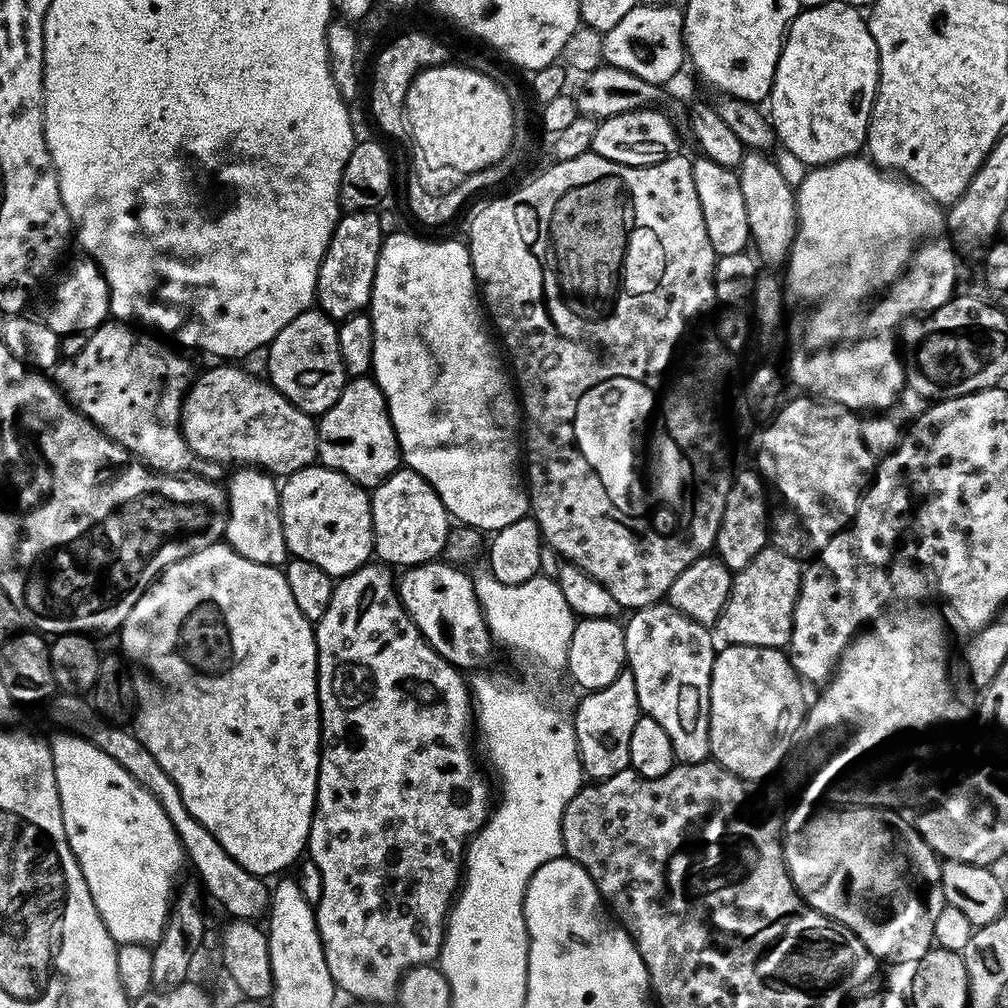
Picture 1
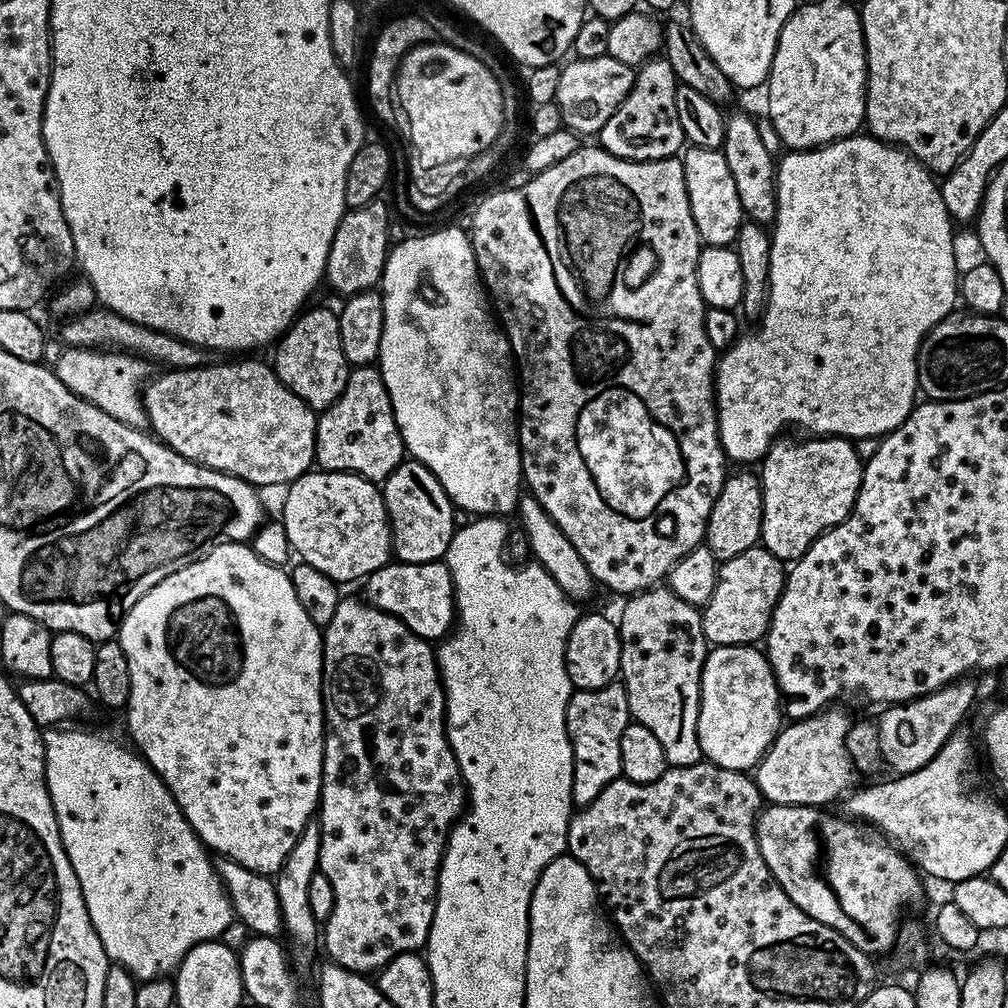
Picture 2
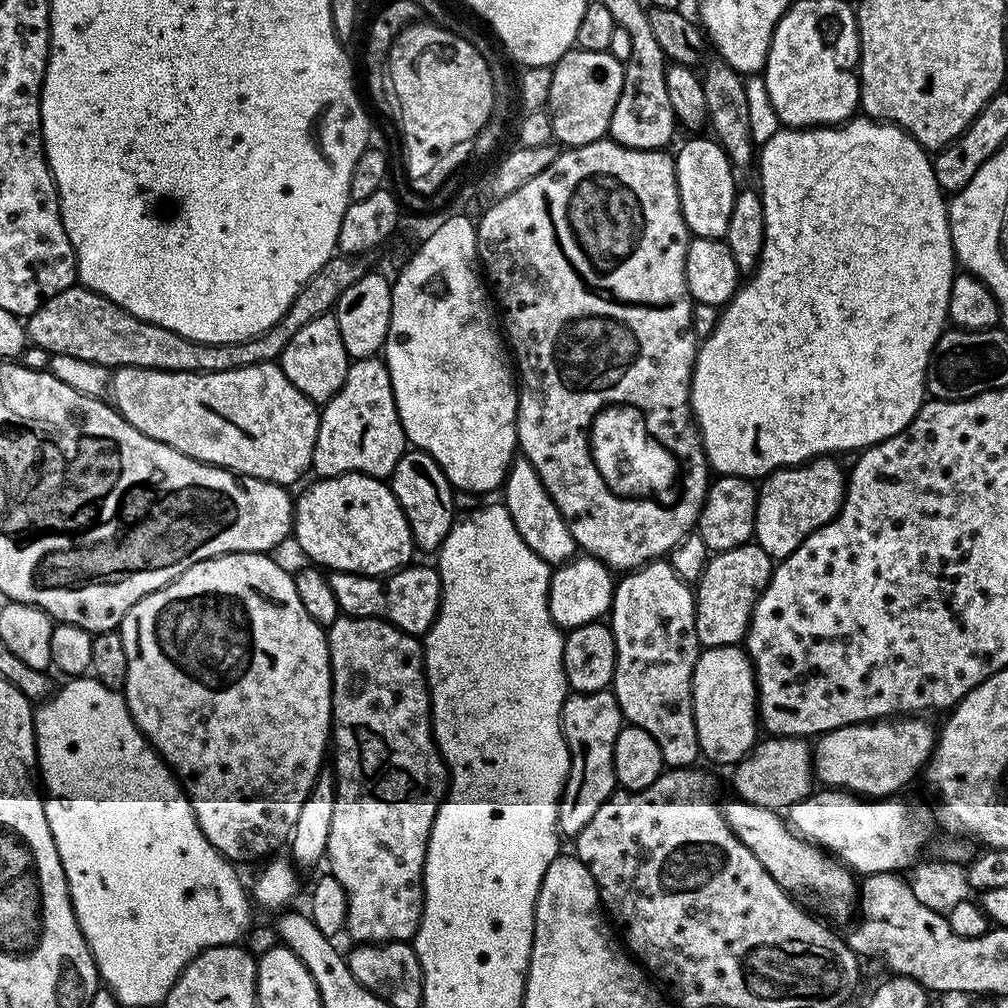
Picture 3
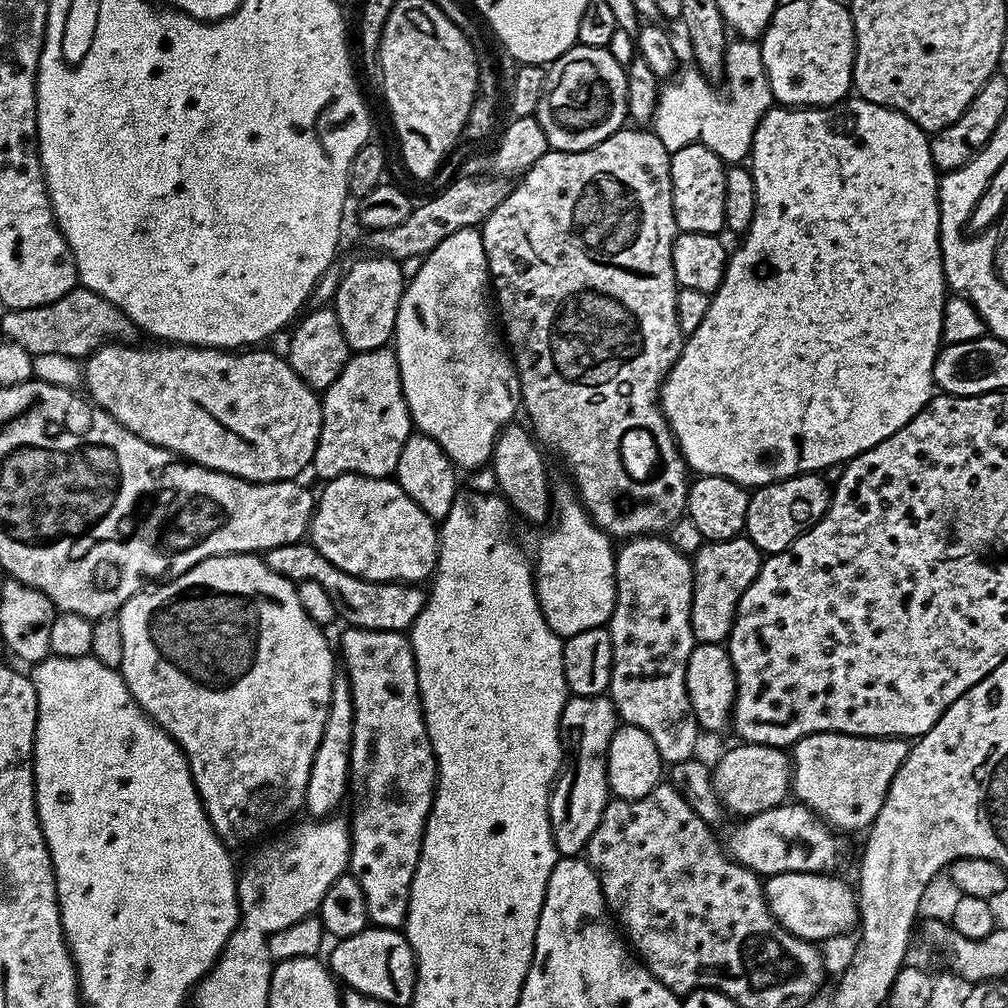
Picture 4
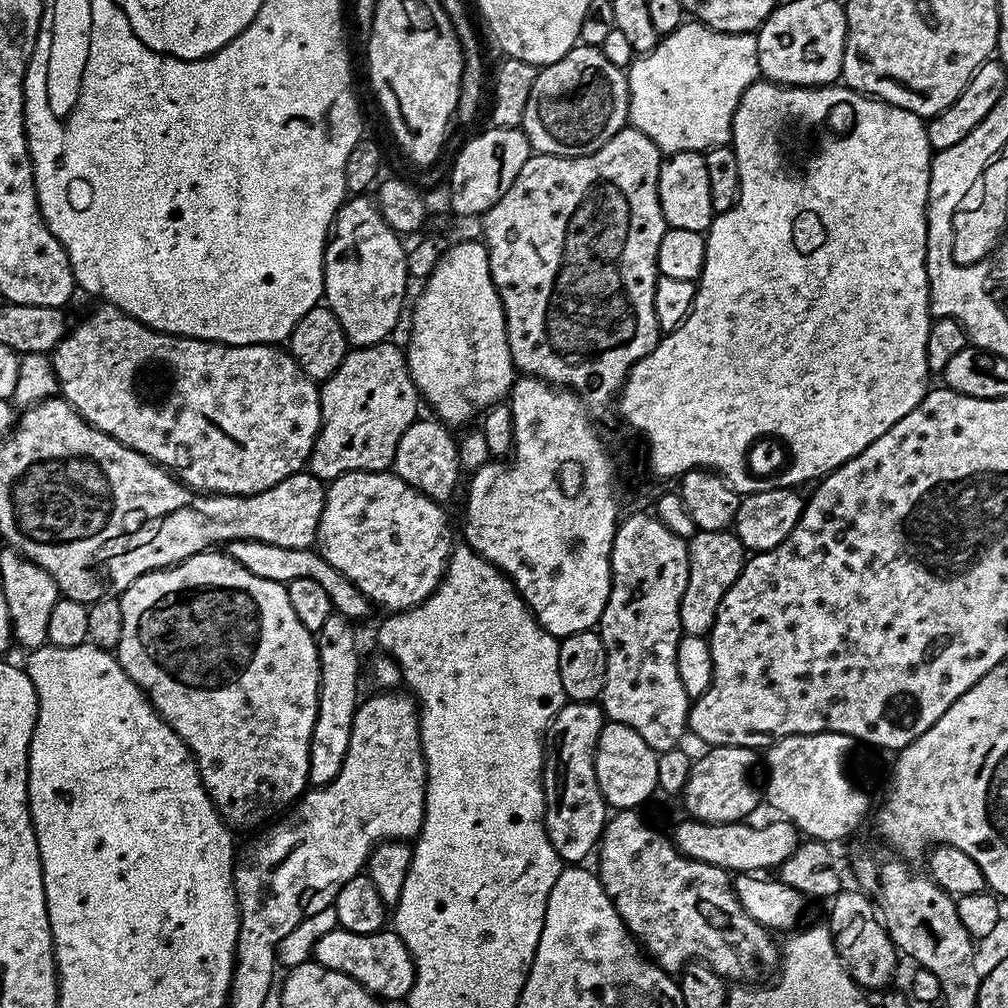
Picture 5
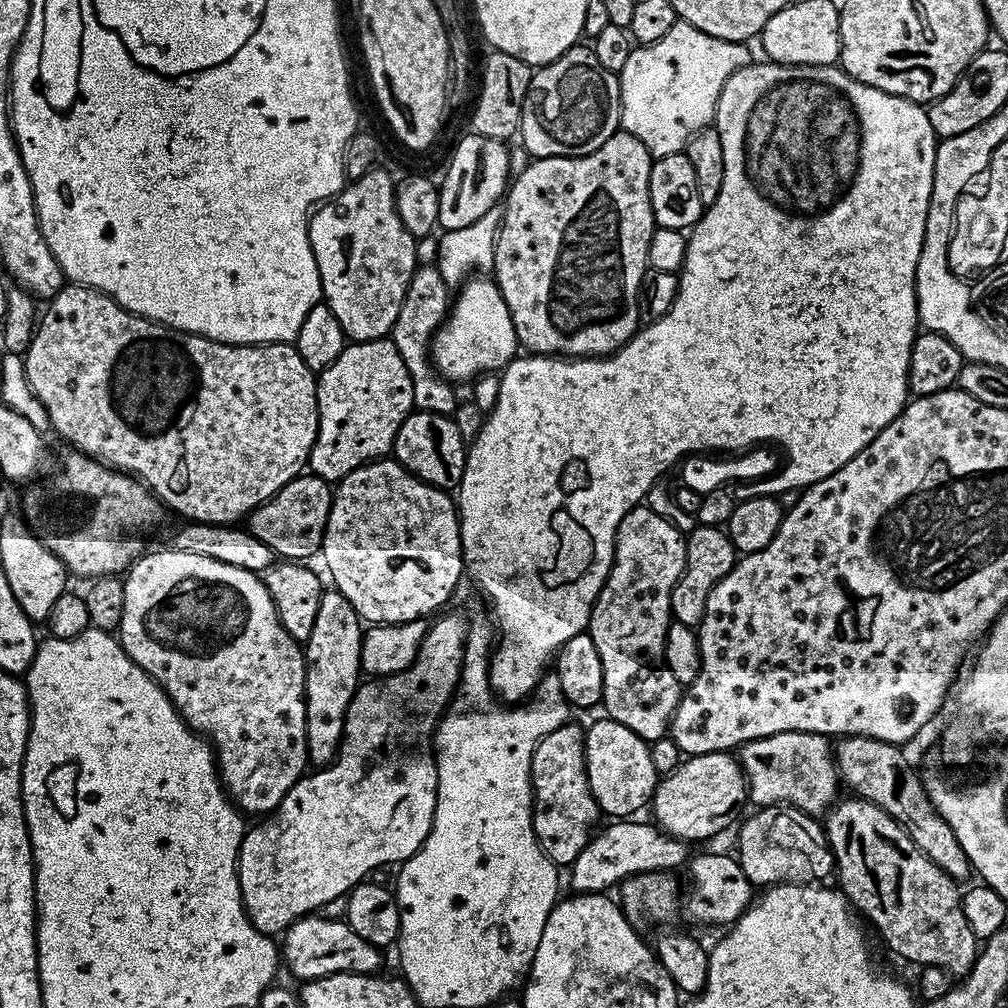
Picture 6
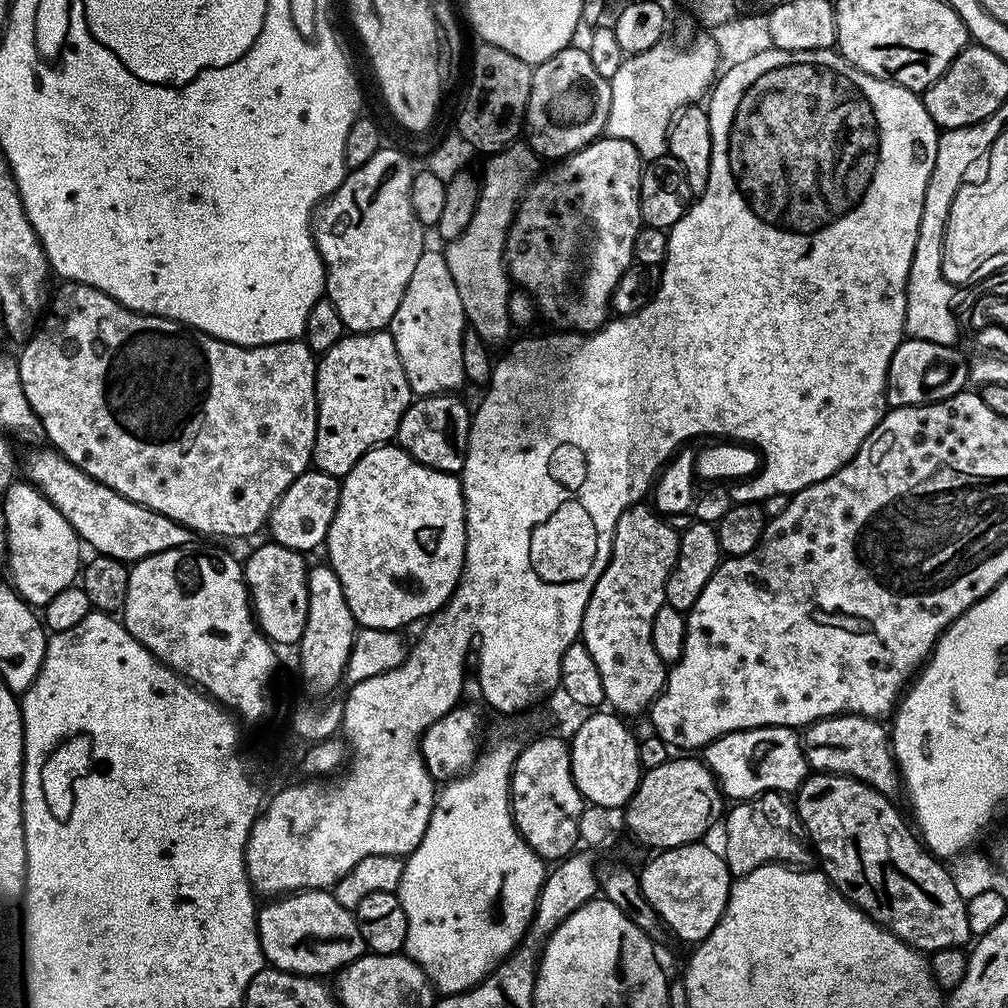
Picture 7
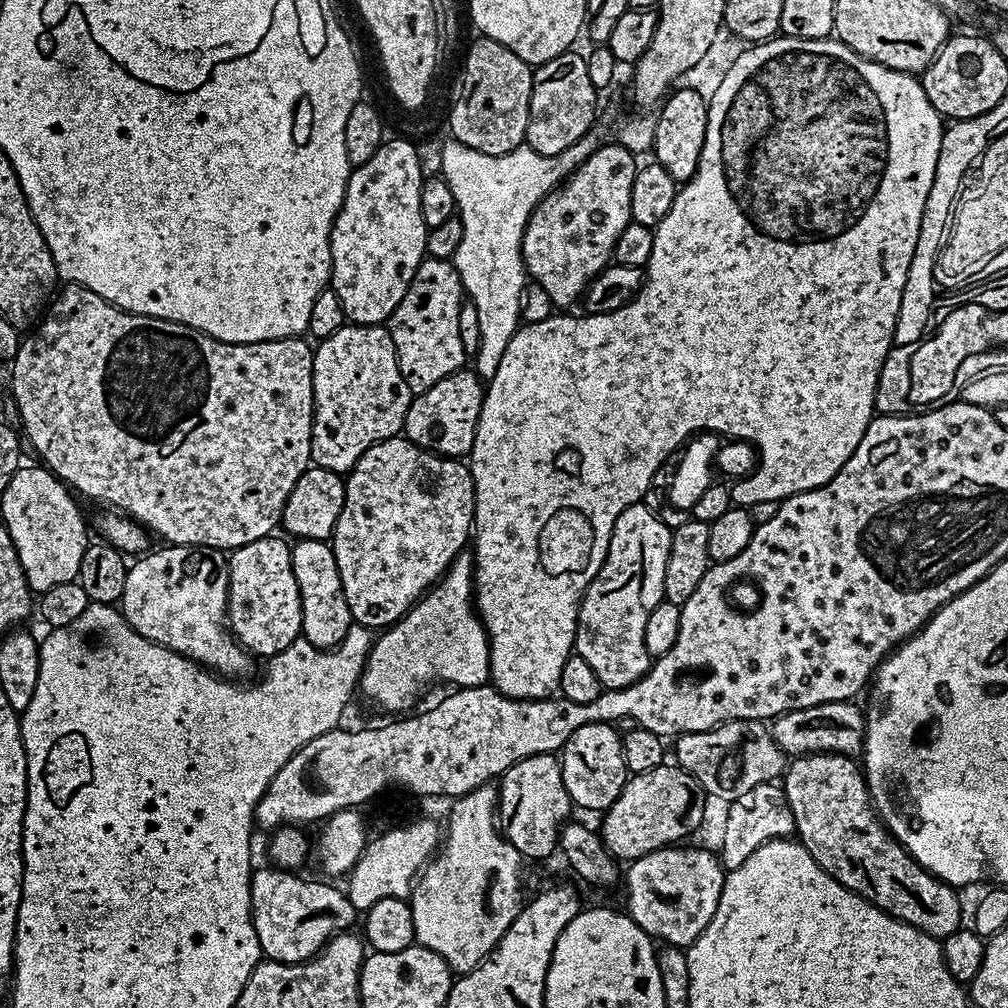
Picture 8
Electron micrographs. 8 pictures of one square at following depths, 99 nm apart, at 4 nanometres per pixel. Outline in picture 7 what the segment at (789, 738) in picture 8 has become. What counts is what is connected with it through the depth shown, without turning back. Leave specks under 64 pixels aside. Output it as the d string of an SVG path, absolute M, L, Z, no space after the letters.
M828 716L825 720L815 720L812 724L807 725L802 732L802 743L804 745L804 756L808 759L809 769L815 770L816 772L833 772L839 776L849 776L858 782L862 782L866 786L870 786L874 790L878 790L883 796L889 798L895 797L895 792L899 793L902 788L900 770L896 766L896 759L892 757L892 741L890 739L889 729L885 727L885 725L883 728L880 724L883 723L874 716Z

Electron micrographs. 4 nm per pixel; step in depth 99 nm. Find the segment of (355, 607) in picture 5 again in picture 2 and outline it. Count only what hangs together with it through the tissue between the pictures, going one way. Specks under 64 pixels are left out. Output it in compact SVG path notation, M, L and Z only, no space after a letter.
M438 560L417 564L389 562L369 574L362 587L364 587L362 596L367 603L398 617L411 632L426 641L444 640L457 619L451 572L444 562Z

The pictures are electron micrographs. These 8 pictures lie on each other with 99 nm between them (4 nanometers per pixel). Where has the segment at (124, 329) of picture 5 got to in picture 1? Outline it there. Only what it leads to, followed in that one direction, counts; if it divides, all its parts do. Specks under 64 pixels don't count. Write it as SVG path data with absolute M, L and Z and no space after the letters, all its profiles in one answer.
M232 362L217 365L201 376L199 373L184 396L180 429L192 453L221 466L251 466L280 478L309 467L318 456L317 421L294 406L267 379L259 380Z

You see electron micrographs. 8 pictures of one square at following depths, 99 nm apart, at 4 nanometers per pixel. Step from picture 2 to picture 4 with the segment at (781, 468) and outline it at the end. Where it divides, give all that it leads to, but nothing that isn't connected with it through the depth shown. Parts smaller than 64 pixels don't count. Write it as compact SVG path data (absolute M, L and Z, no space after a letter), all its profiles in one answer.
M805 474L803 476L791 476L790 478L786 478L785 480L779 480L778 482L774 482L773 484L764 484L762 487L755 489L748 497L748 509L746 510L746 526L744 527L744 532L746 533L749 540L754 542L754 546L758 546L760 548L761 553L771 554L774 552L781 552L782 550L786 550L789 548L797 538L801 536L808 528L814 527L818 521L823 518L826 514L826 510L828 509L828 501L830 499L830 484L827 484L826 481L823 480L823 475L820 474Z

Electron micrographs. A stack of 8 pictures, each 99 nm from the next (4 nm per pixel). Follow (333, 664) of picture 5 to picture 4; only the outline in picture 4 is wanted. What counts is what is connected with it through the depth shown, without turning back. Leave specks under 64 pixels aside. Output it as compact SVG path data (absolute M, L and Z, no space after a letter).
M337 674L332 678L330 706L326 714L326 726L322 730L322 740L318 750L314 750L314 762L310 766L310 782L306 782L303 811L312 818L327 818L337 811L336 808L344 795L350 792L350 750L354 734L354 706L348 685L348 677Z

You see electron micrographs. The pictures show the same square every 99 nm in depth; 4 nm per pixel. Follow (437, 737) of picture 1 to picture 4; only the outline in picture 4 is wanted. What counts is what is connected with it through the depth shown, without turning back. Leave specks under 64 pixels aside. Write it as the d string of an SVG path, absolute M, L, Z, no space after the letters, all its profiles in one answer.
M351 626L343 629L340 636L340 648L338 644L338 656L344 659L342 664L343 675L348 677L352 705L354 706L354 734L352 735L352 749L350 750L350 788L356 792L356 813L350 816L350 835L352 849L348 855L347 871L356 879L358 886L362 886L362 894L366 894L366 910L368 919L378 928L403 929L404 920L408 916L408 903L410 902L410 886L414 878L414 870L418 866L420 847L424 841L424 827L428 821L428 815L432 809L432 800L436 796L436 755L432 749L432 743L428 737L428 727L424 721L424 709L420 707L420 687L418 686L418 674L416 663L412 653L412 641L402 632L379 632L378 630L366 630Z

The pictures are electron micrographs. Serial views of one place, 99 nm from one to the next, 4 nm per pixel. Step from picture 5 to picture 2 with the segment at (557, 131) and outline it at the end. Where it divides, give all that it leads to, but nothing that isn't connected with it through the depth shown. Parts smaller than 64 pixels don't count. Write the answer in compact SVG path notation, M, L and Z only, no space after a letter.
M613 56L602 58L573 59L573 64L564 64L558 78L558 94L554 103L560 111L563 127L587 138L588 135L598 134L602 126L618 110L618 106L630 94L632 84L636 81L633 65L618 62Z

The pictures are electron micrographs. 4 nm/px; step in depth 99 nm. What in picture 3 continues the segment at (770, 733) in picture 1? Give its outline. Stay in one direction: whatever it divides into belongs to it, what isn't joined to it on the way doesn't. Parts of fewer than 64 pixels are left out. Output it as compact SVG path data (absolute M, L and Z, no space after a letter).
M735 644L721 648L705 648L696 659L692 675L692 713L701 753L716 764L735 766L756 747L758 735L758 697L756 695L756 672L748 659L747 651Z

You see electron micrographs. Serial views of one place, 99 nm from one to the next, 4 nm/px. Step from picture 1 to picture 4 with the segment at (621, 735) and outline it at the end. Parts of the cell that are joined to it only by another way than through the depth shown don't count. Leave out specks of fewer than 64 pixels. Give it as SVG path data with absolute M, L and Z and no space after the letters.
M569 695L560 715L562 736L566 741L566 763L552 786L548 817L557 853L561 857L580 856L598 830L604 808L608 805L608 751L610 738L616 733L618 717L611 695Z

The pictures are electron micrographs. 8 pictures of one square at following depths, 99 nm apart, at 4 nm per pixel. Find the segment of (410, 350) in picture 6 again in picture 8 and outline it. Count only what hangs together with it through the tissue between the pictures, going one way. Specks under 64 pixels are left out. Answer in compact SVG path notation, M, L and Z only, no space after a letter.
M425 257L386 324L394 342L399 370L413 395L420 395L442 378L459 371L467 361L460 339L459 314L464 301L461 276L452 260Z

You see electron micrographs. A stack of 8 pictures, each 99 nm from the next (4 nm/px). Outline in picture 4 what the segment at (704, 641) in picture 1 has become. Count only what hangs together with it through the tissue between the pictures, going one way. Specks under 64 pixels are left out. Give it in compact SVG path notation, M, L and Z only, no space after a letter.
M649 534L621 543L616 552L616 605L607 625L612 635L612 683L610 695L617 717L638 726L654 738L661 761L669 765L693 759L696 739L702 736L692 712L686 686L686 666L694 647L690 610L692 609L692 562L660 534Z

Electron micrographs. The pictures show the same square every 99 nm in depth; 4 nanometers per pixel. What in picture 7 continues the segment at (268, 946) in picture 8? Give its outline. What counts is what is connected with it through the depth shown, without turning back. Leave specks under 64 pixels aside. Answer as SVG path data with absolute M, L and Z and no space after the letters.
M305 890L302 892L293 892L285 894L279 898L273 899L271 902L259 909L256 918L256 932L260 935L260 948L264 951L264 959L271 967L279 968L281 972L293 972L295 976L315 976L317 978L327 977L327 972L331 974L339 973L341 968L346 968L348 965L353 964L359 956L365 955L366 949L364 947L364 939L362 934L358 934L358 926L356 925L356 917L346 907L342 906L335 898L335 895L328 890Z

